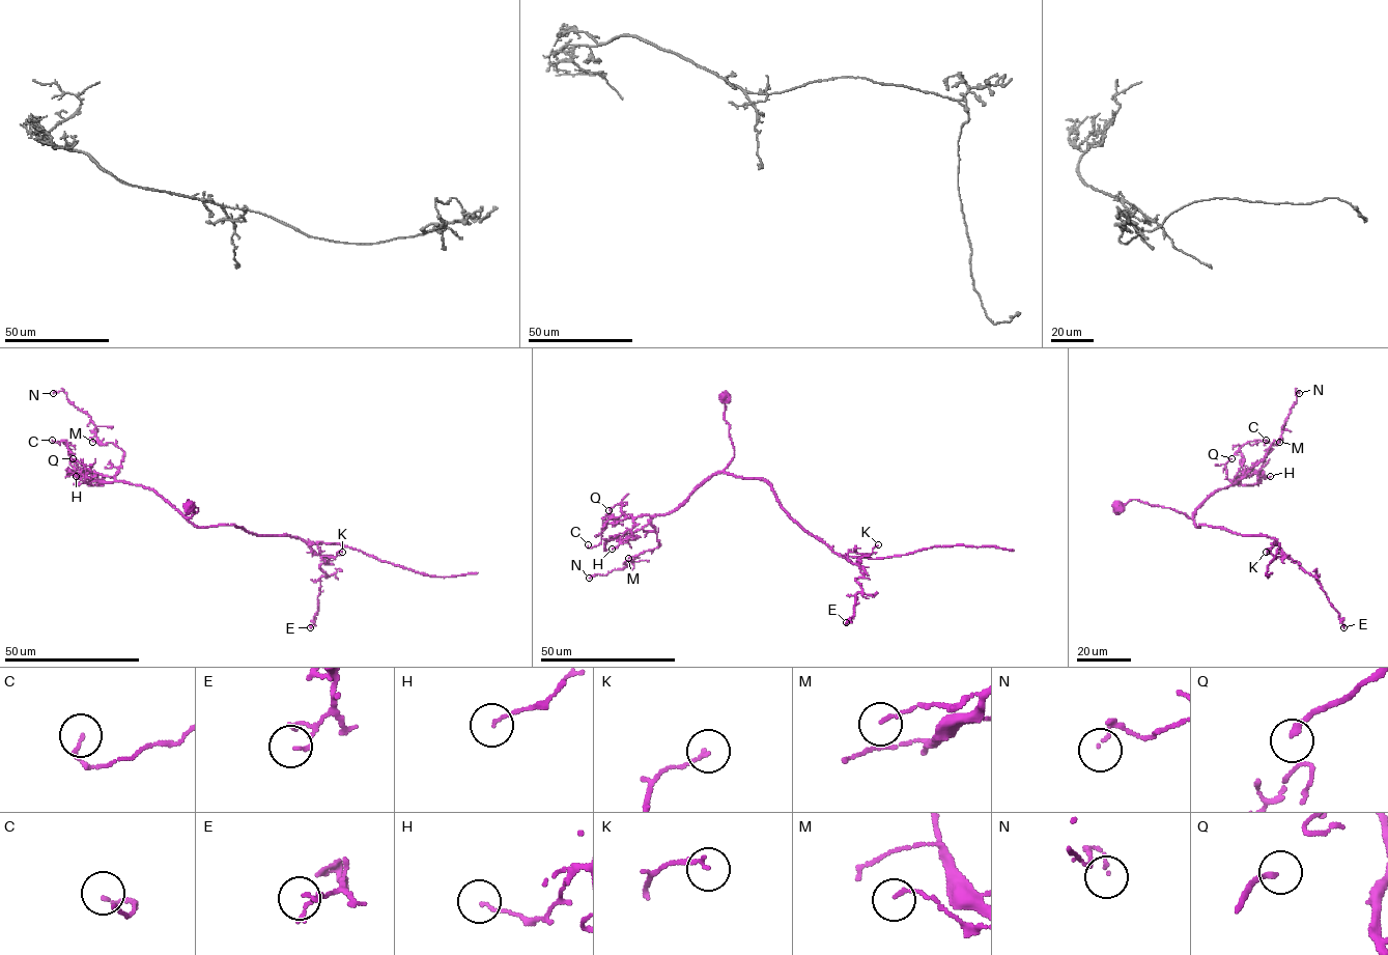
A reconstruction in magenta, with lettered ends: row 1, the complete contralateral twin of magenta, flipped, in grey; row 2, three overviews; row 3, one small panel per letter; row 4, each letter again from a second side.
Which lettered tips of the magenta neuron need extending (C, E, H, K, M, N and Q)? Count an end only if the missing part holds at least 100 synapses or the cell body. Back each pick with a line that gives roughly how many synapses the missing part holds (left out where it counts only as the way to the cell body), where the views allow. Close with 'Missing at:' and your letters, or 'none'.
Missing at: none

